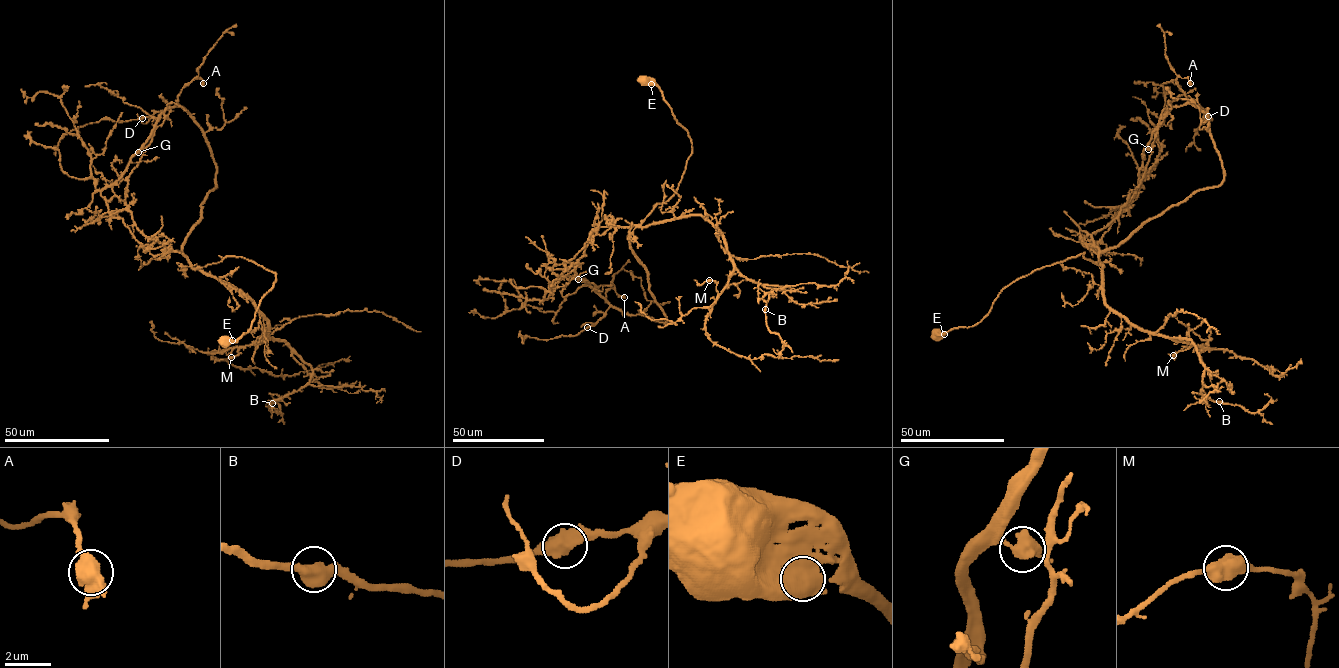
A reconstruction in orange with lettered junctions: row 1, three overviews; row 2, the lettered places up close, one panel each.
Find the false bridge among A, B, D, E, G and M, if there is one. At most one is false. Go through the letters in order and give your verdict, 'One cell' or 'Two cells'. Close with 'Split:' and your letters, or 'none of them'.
A: One cell
B: One cell
D: One cell
E: One cell
G: One cell
M: One cell
Split: none of them

